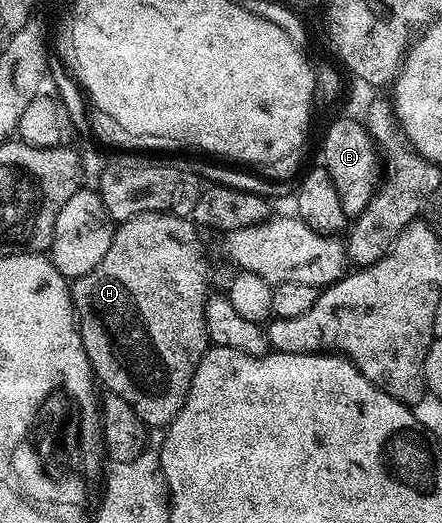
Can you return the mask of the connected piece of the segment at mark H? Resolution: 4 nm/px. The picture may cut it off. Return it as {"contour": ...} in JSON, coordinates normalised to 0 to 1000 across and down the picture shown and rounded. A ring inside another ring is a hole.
{"contour":[[[344,403],[342,407],[314,407],[305,415],[267,424],[260,434],[260,449],[269,459],[269,468],[258,468],[242,476],[242,491],[206,514],[188,530],[163,535],[161,562],[165,566],[165,598],[174,606],[174,631],[183,637],[183,663],[197,675],[204,698],[210,700],[210,715],[217,730],[249,755],[278,759],[314,790],[314,797],[337,820],[373,820],[389,809],[391,801],[414,782],[423,751],[432,744],[432,728],[441,721],[441,706],[450,690],[473,669],[473,639],[468,637],[468,614],[464,612],[464,581],[468,562],[464,564],[464,524],[471,522],[473,511],[464,505],[464,472],[455,467],[457,444],[441,432],[434,417],[416,411],[382,411],[373,403]],[[355,457],[428,457],[437,472],[346,472]]]}

